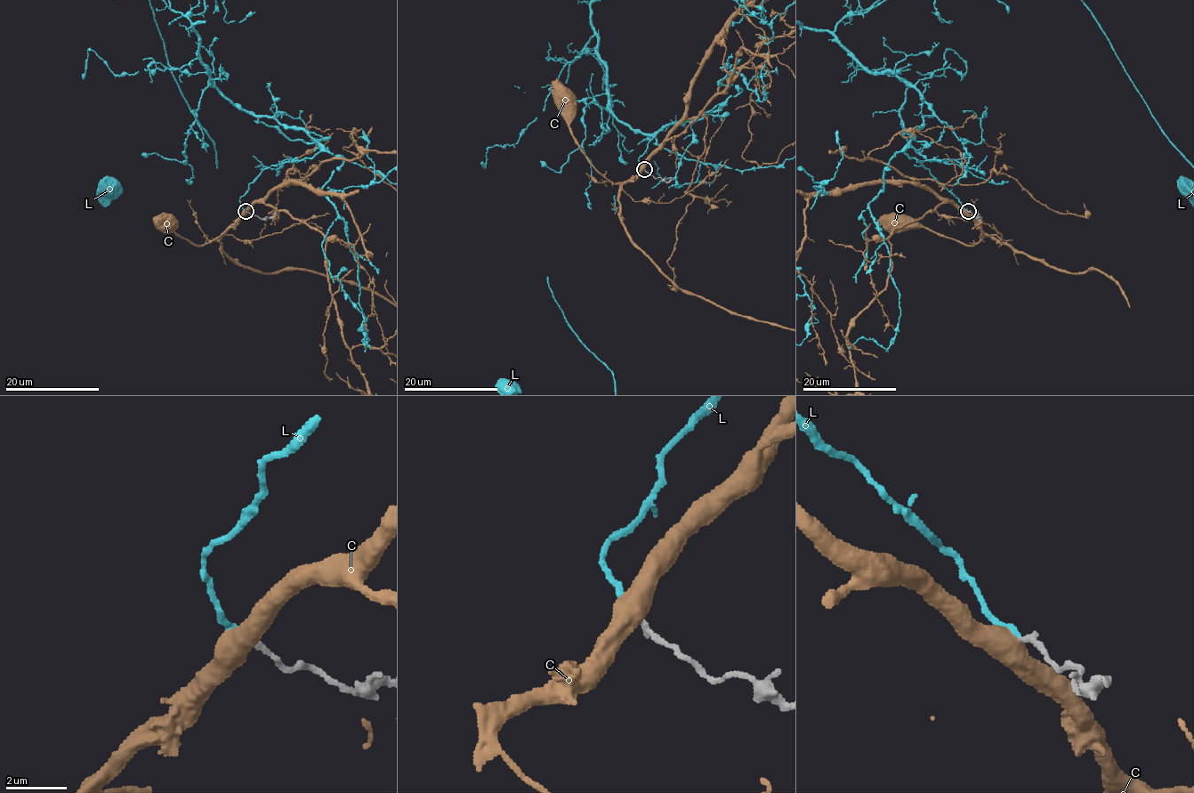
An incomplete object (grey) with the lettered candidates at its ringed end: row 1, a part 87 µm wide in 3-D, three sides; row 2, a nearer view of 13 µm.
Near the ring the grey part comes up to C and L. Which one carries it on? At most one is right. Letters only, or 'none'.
L

